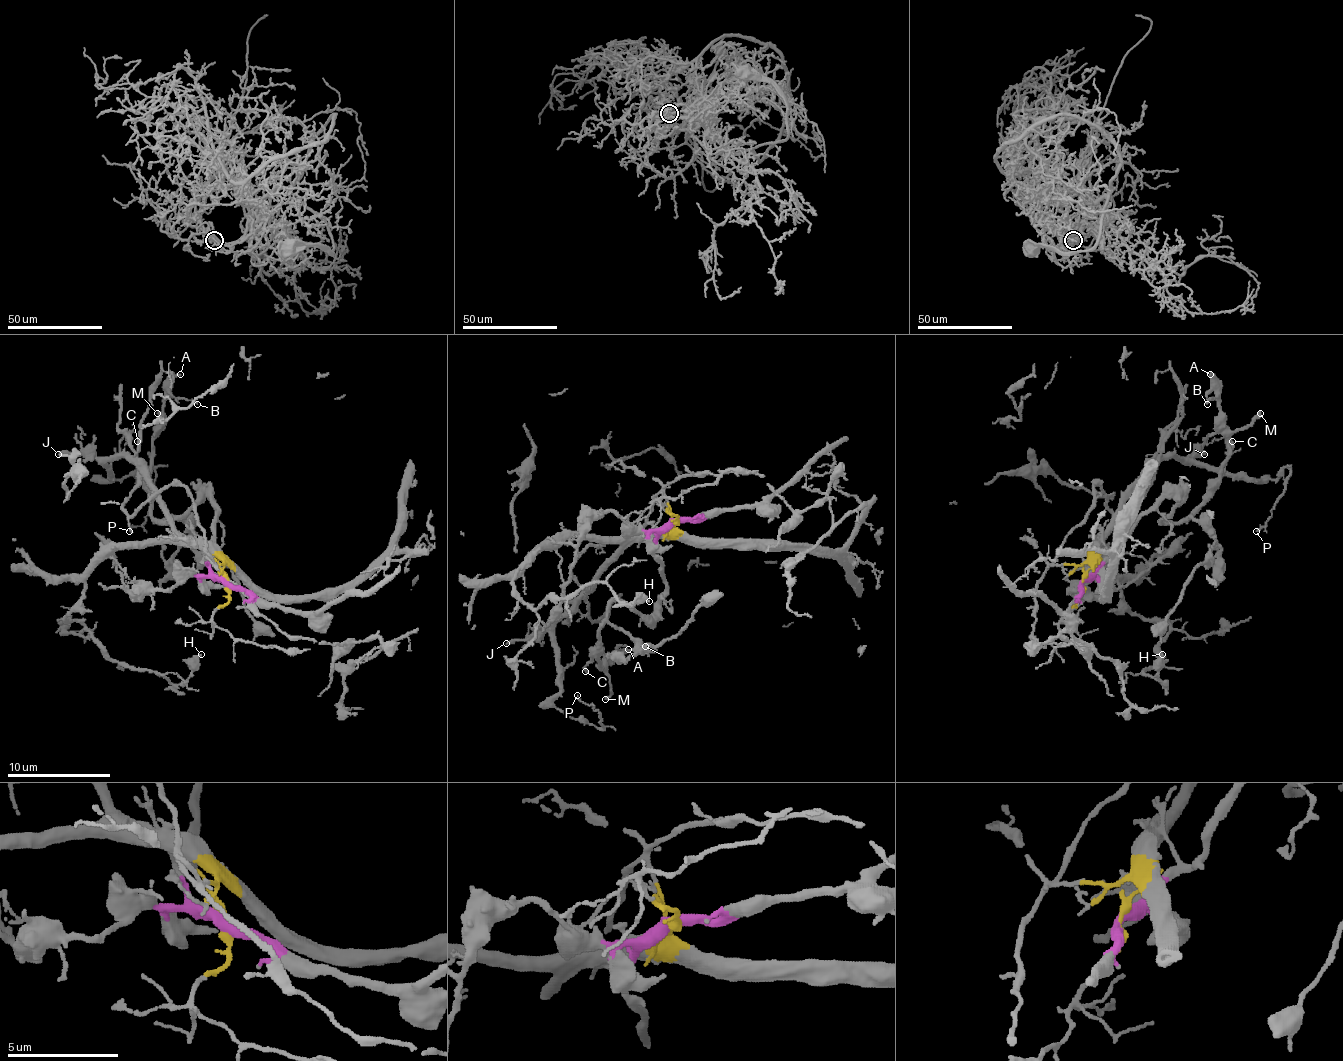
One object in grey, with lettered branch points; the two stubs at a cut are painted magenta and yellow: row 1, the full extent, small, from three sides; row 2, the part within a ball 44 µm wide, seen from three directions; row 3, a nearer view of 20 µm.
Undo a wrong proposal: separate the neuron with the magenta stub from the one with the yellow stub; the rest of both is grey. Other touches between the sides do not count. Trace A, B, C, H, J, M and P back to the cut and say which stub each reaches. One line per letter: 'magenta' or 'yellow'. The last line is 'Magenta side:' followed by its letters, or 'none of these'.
A: magenta
B: magenta
C: magenta
H: yellow
J: yellow
M: magenta
P: yellow
Magenta side: A, B, C, M

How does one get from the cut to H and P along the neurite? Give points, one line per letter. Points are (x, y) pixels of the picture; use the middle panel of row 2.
H: (674, 522), (646, 535), (549, 540), (513, 581), (531, 607), (596, 581), (622, 602), (638, 597), (648, 602)
P: (674, 522), (640, 532), (555, 625), (560, 688), (555, 706), (601, 729), (604, 727), (596, 711), (578, 695)

